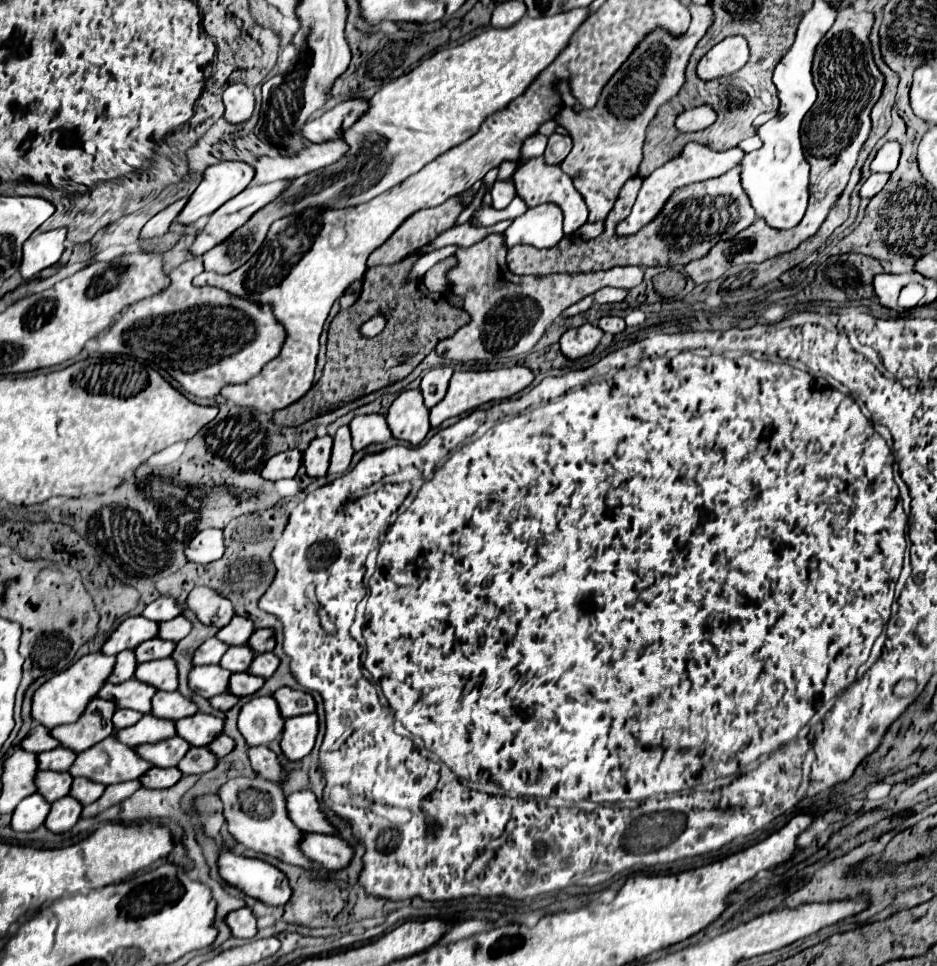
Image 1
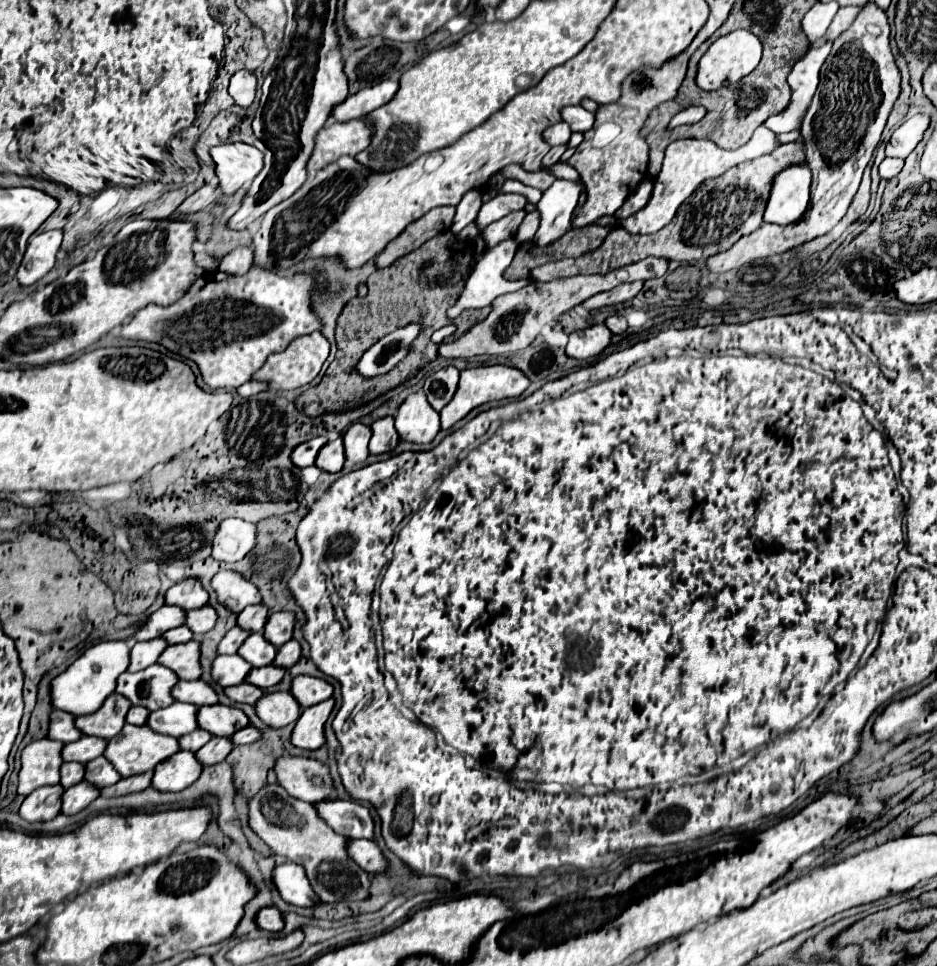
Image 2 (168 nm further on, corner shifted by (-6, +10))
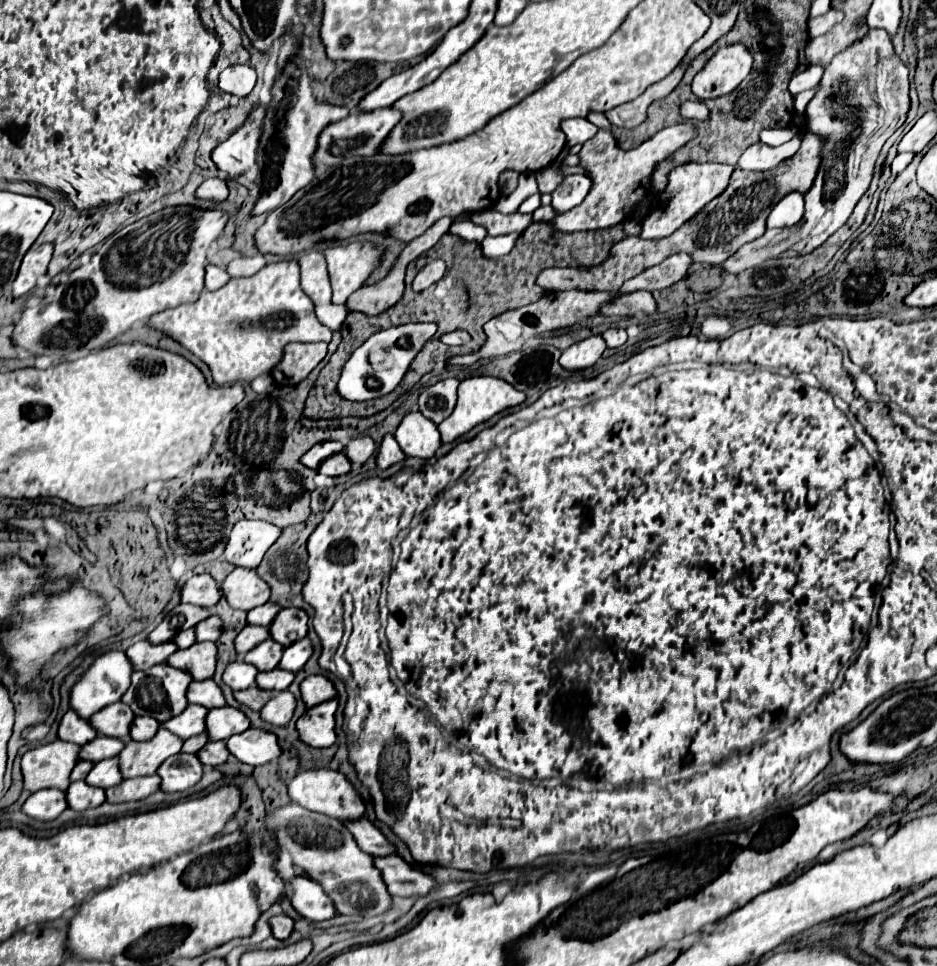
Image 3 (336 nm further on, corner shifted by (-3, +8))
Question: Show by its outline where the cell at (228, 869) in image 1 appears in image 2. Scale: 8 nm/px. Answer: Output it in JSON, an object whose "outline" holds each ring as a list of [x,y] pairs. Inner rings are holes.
{"outline":[[[286,862],[282,866],[276,866],[272,870],[272,882],[278,888],[282,900],[286,900],[288,904],[312,906],[318,902],[312,886],[304,874],[304,868],[294,862]]]}

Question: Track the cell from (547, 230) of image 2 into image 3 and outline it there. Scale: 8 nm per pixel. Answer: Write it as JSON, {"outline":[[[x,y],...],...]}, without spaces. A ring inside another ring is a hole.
{"outline":[[[583,174],[567,176],[559,184],[559,188],[553,192],[553,202],[551,204],[553,204],[555,210],[567,212],[569,208],[575,208],[577,204],[583,202],[589,188],[591,188],[591,180],[587,176],[583,176]]]}

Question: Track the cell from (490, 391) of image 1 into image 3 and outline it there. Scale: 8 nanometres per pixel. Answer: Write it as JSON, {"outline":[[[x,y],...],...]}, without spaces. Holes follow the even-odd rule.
{"outline":[[[475,376],[475,378],[467,378],[459,384],[459,400],[457,406],[453,410],[453,414],[449,416],[449,420],[443,420],[439,424],[439,432],[441,432],[441,442],[453,442],[459,436],[467,434],[469,430],[473,430],[477,424],[487,422],[489,418],[493,418],[495,414],[519,406],[525,402],[525,394],[515,390],[511,384],[505,384],[505,380],[501,378],[491,378],[491,376]]]}

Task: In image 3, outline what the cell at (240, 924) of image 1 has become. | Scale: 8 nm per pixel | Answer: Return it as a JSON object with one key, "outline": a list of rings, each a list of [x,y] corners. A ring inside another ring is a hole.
{"outline":[[[279,914],[279,916],[273,916],[271,918],[271,928],[273,928],[273,936],[279,938],[279,940],[287,940],[295,928],[295,922],[285,916],[285,914]]]}

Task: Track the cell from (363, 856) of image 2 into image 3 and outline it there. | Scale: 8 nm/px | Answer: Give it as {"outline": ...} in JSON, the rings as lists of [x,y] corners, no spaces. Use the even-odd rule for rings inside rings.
{"outline":[[[399,856],[377,860],[377,868],[393,896],[427,896],[437,886],[433,874],[407,864]]]}

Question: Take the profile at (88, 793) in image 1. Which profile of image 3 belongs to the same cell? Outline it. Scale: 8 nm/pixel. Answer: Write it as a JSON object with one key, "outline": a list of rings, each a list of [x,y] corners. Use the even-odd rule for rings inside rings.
{"outline":[[[109,758],[109,760],[97,762],[93,766],[93,770],[85,778],[85,782],[91,784],[91,786],[103,784],[103,786],[97,786],[97,788],[111,788],[111,786],[121,784],[121,780],[123,780],[123,776],[119,772],[119,760],[117,758]]]}

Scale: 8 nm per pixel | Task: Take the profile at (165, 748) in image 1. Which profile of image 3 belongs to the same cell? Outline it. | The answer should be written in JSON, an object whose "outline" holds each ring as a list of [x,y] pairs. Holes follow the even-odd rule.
{"outline":[[[199,734],[199,736],[193,736],[189,740],[185,740],[183,744],[183,752],[191,752],[191,754],[197,754],[205,744],[207,744],[207,734]]]}

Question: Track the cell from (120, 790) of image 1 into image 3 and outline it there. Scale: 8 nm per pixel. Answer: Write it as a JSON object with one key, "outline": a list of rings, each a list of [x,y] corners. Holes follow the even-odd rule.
{"outline":[[[153,774],[153,776],[123,780],[121,784],[113,786],[105,792],[107,792],[107,802],[133,802],[133,800],[151,796],[159,788],[161,788],[161,778],[157,774]]]}

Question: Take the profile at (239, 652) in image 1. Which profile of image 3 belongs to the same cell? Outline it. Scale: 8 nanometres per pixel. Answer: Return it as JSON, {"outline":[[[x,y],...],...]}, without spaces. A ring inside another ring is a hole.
{"outline":[[[269,638],[263,644],[259,644],[257,648],[253,648],[251,652],[247,652],[243,656],[243,660],[253,664],[261,672],[267,672],[279,664],[281,656],[283,656],[283,646],[279,642],[275,642],[273,638]]]}

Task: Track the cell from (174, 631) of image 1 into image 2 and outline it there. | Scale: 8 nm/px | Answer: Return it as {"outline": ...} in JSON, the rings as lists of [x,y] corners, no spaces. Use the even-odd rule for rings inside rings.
{"outline":[[[202,606],[202,608],[194,608],[186,612],[186,626],[194,632],[194,636],[202,636],[204,632],[208,632],[214,624],[216,624],[216,610],[212,606]]]}

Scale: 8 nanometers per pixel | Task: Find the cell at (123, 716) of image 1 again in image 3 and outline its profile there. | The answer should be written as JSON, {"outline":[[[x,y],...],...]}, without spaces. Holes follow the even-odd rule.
{"outline":[[[137,716],[135,720],[133,720],[133,728],[131,728],[131,738],[135,740],[135,742],[145,742],[145,740],[151,740],[155,734],[157,734],[157,730],[159,730],[159,722],[157,720],[153,720],[151,716],[147,718],[147,716]]]}

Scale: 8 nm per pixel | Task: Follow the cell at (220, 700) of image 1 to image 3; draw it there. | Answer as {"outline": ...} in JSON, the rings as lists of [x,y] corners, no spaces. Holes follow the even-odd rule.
{"outline":[[[253,686],[253,688],[247,688],[247,690],[239,690],[239,692],[235,692],[235,698],[237,698],[237,702],[241,702],[241,704],[249,706],[251,710],[259,712],[259,710],[269,702],[271,692]]]}

